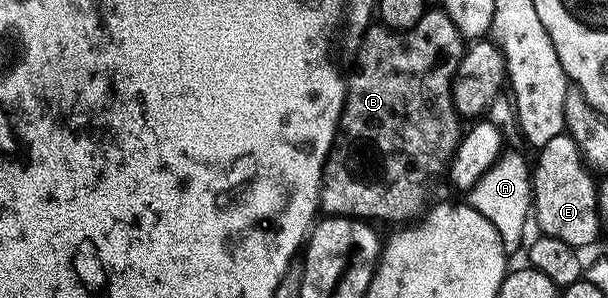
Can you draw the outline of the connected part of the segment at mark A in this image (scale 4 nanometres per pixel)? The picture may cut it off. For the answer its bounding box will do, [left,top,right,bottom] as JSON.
[467,152,533,253]

